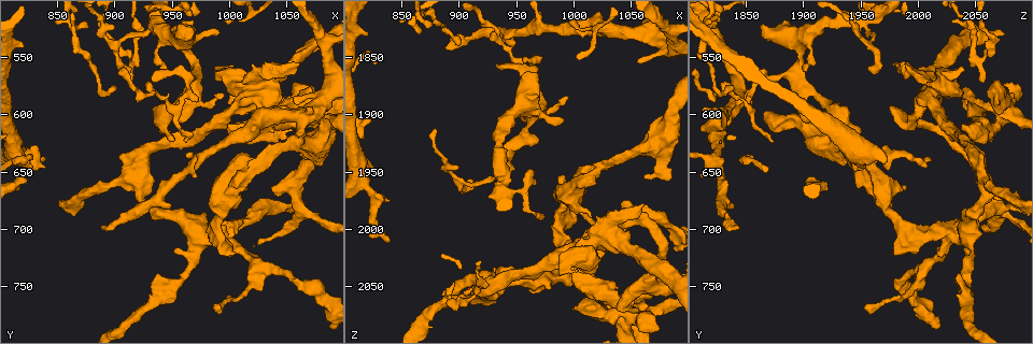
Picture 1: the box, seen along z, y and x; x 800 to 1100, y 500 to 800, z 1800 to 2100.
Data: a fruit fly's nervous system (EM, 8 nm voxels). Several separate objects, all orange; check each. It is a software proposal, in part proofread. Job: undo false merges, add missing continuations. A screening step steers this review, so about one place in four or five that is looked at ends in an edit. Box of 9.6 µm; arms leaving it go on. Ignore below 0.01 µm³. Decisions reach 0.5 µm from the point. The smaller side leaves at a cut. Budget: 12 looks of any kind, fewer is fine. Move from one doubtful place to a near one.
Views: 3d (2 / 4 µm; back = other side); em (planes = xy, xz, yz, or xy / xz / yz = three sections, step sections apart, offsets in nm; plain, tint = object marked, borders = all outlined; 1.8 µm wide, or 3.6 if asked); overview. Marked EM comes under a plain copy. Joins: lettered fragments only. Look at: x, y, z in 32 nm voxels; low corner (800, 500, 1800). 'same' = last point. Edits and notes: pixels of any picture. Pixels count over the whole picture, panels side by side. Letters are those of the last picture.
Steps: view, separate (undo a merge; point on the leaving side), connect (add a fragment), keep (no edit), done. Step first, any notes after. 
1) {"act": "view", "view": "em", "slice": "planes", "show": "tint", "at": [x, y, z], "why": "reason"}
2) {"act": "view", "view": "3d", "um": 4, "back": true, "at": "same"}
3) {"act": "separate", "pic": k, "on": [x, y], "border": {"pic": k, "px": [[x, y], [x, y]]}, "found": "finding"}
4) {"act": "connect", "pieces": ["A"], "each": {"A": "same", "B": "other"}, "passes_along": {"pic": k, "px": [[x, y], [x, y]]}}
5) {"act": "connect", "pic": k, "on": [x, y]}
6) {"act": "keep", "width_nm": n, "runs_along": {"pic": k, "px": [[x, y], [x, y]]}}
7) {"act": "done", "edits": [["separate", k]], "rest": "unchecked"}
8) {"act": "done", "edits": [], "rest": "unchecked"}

{"act": "view", "view": "3d", "um": 4, "at": [900, 580, 1838], "why": "branch stops here"}

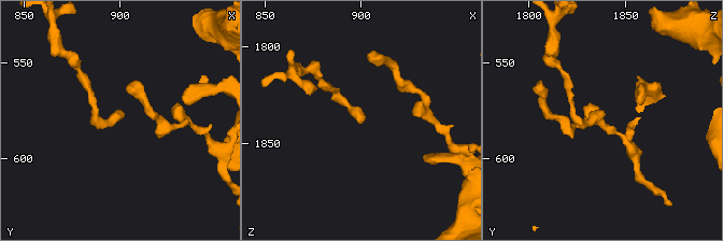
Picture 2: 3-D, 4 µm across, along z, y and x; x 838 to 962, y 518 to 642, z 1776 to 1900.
{"act": "view", "view": "em", "slice": "xz", "step": 16, "show": "tint", "at": [902, 579, 1838]}

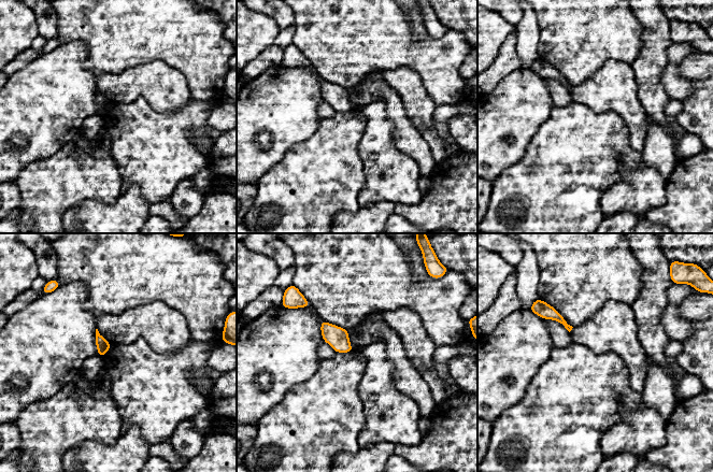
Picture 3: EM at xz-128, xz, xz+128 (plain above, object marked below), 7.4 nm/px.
{"act": "view", "view": "em", "slice": "planes", "show": "borders", "at": "same"}

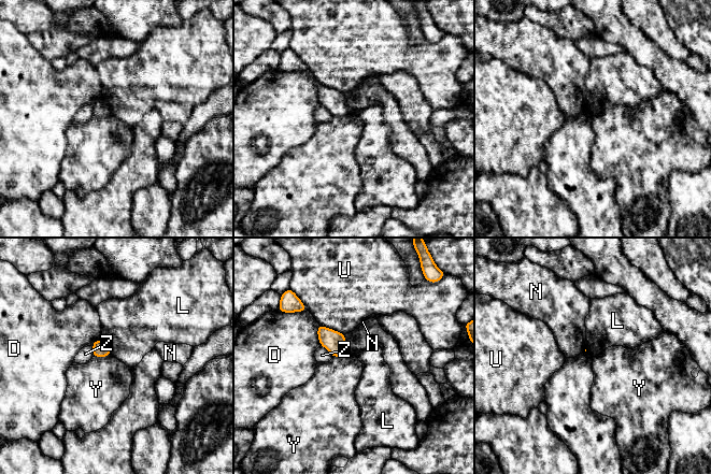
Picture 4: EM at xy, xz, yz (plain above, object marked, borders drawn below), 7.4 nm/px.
{"act": "keep", "each": {"D": "other", "L": "other", "N": "other", "U": "other", "Y": "other", "Z": "other"}, "border": {"pic": 4, "px": [[111, 355], [93, 357]]}, "found": "none of them fits"}

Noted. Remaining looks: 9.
{"act": "view", "view": "3d", "um": 2, "at": [990, 528, 1904], "why": "free end"}

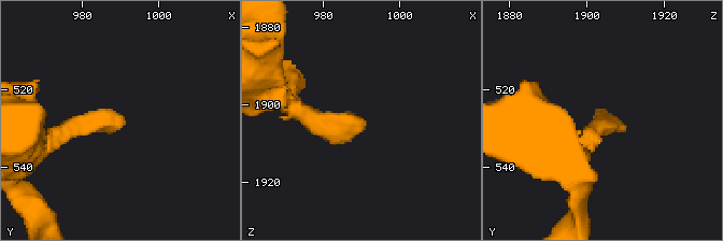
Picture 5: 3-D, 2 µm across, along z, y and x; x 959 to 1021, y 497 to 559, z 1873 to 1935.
{"act": "view", "view": "em", "slice": "planes", "show": "borders", "at": [991, 529, 1905]}

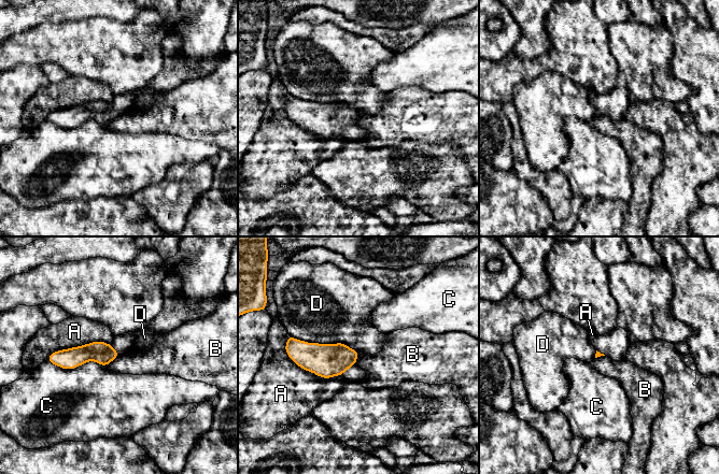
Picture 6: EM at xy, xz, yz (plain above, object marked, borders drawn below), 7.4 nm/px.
{"act": "keep", "each": {"A": "other", "B": "other", "C": "other", "D": "other"}, "border": {"pic": 6, "px": [[120, 355], [106, 365]]}, "found": "none of them fits"}

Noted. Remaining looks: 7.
{"act": "view", "view": "3d", "um": 4, "back": true, "at": [890, 698, 1840], "why": "an open end"}

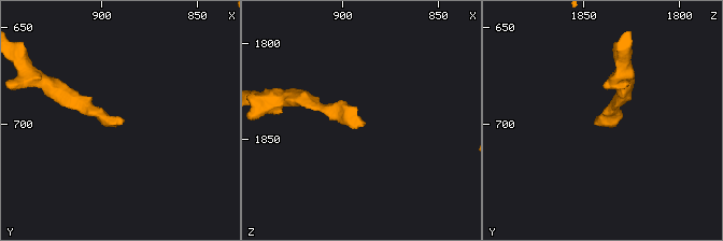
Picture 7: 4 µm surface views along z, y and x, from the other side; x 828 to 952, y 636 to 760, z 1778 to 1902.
{"act": "view", "view": "em", "slice": "planes", "show": "borders", "at": [889, 699, 1843]}

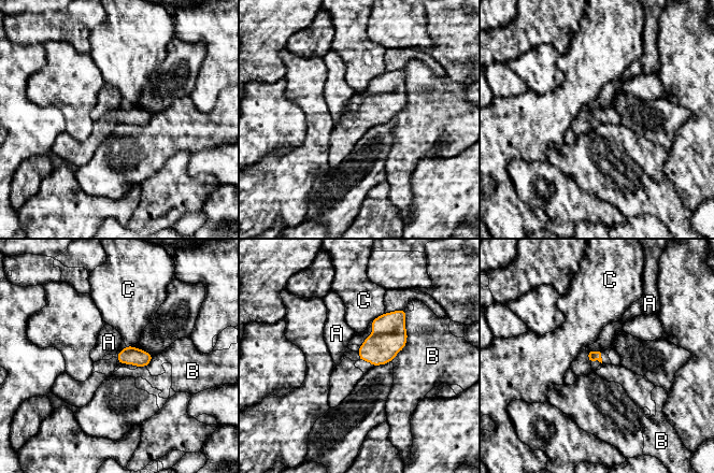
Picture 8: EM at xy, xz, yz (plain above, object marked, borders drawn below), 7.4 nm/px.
{"act": "keep", "each": {"A": "other", "B": "other", "C": "other"}, "border": {"pic": 8, "px": [[587, 350], [598, 350], [600, 353]]}, "found": "none of them fits"}

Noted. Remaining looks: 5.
{"act": "view", "view": "3d", "um": 2, "at": [950, 614, 1946], "why": "free end"}

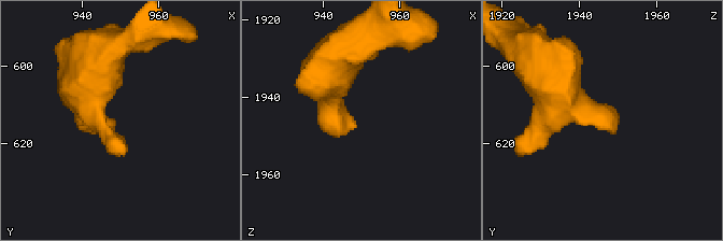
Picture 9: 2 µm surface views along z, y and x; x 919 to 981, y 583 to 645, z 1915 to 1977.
{"act": "view", "view": "em", "slice": "yz", "step": 16, "show": "borders", "at": [948, 615, 1945], "why": "now the EM"}

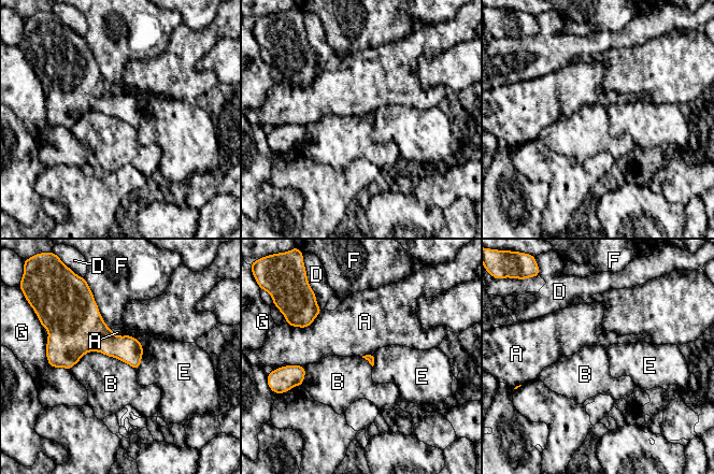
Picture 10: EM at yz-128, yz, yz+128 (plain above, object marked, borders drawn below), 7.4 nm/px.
{"act": "view", "view": "em", "slice": "planes", "show": "borders", "at": "same"}

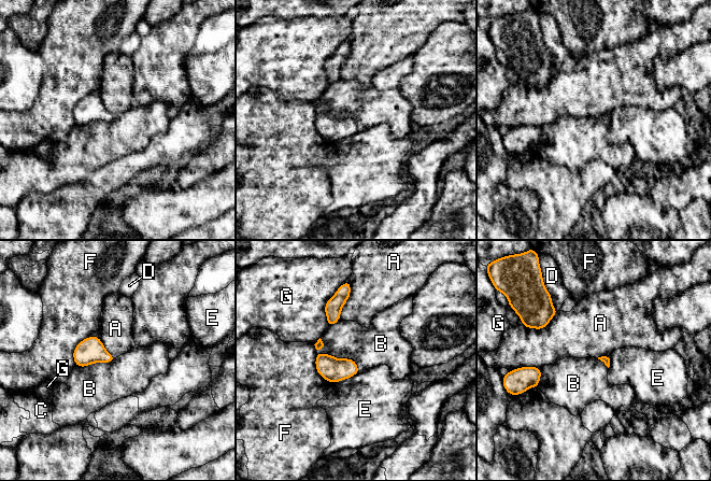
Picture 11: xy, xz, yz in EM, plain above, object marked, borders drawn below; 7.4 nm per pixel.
{"act": "keep", "each": {"A": "other", "B": "other", "C": "other", "D": "other", "E": "other", "F": "other", "G": "other"}, "border": {"pic": 11, "px": [[316, 352], [352, 358], [360, 370]]}, "found": "no lettered fragment goes on from it"}

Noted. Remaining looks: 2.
{"act": "view", "view": "em", "um": 3.6, "slice": "planes", "show": "borders", "at": [988, 770, 1954], "why": "branch stops here"}

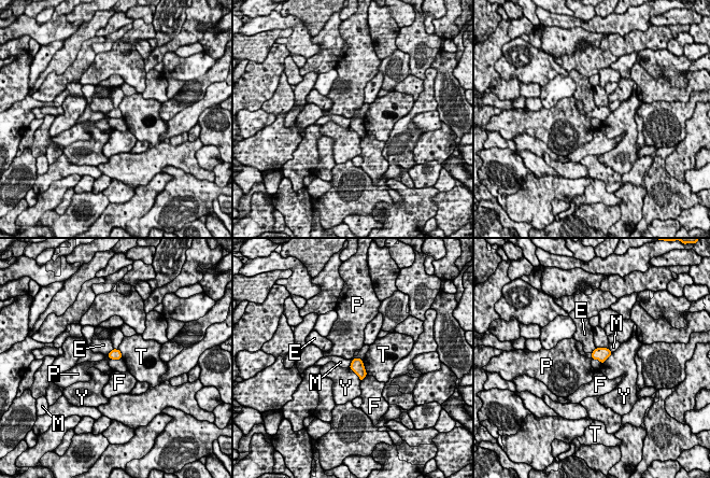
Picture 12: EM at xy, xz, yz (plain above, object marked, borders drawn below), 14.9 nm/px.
{"act": "keep", "width_nm": 160, "each": {"E": "other", "F": "other", "M": "other", "P": "other", "T": "other", "Y": "other"}, "border": {"pic": 12, "px": [[361, 359], [355, 357], [349, 366]]}, "found": "none of them fits"}

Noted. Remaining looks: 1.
{"act": "done", "edits": [], "rest": "unchecked"}

